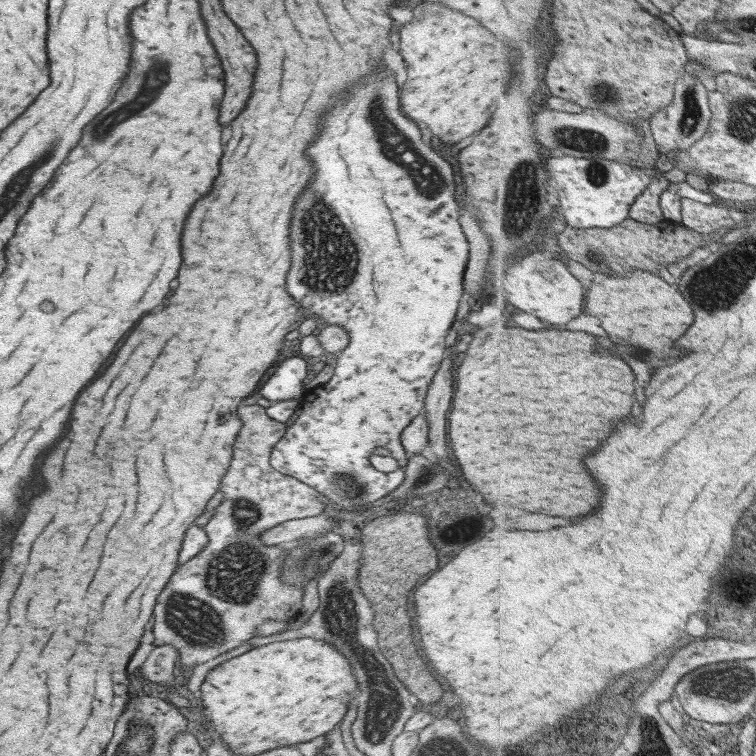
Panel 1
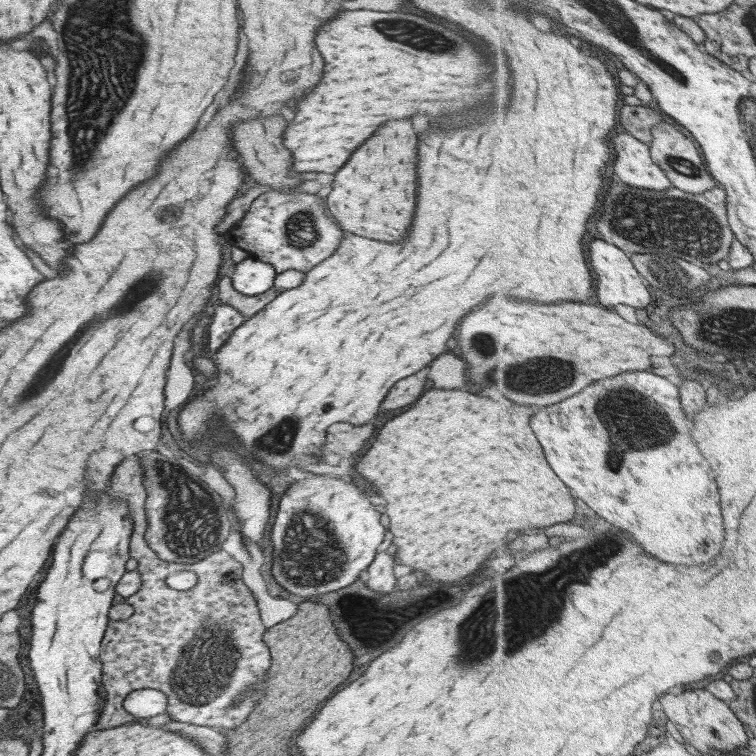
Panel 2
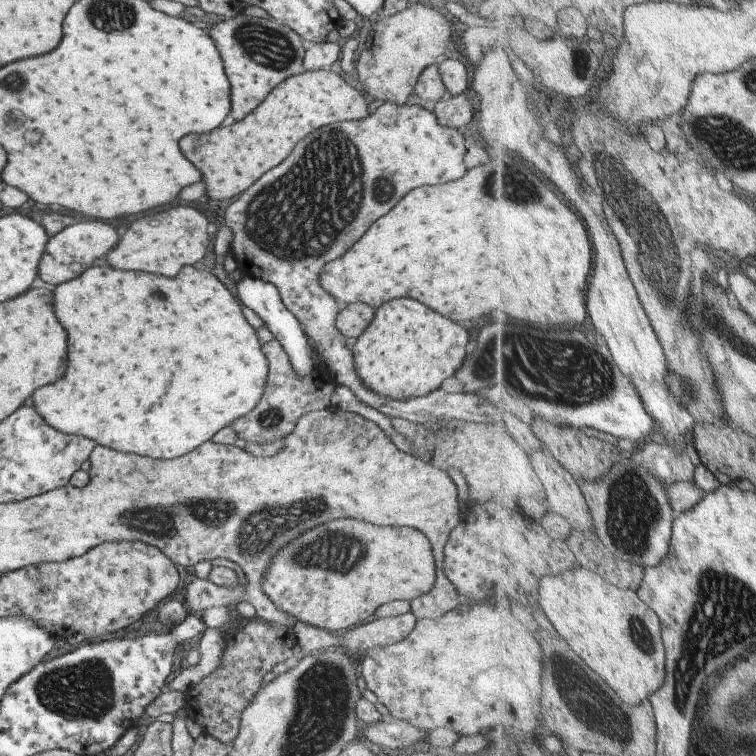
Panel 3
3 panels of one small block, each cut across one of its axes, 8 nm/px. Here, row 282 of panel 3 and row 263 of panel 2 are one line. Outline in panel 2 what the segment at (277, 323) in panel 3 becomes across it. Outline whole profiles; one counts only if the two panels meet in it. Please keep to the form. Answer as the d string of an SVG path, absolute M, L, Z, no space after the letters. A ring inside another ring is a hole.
M248 256L235 263L230 281L238 293L255 296L272 287L275 275L271 264Z

